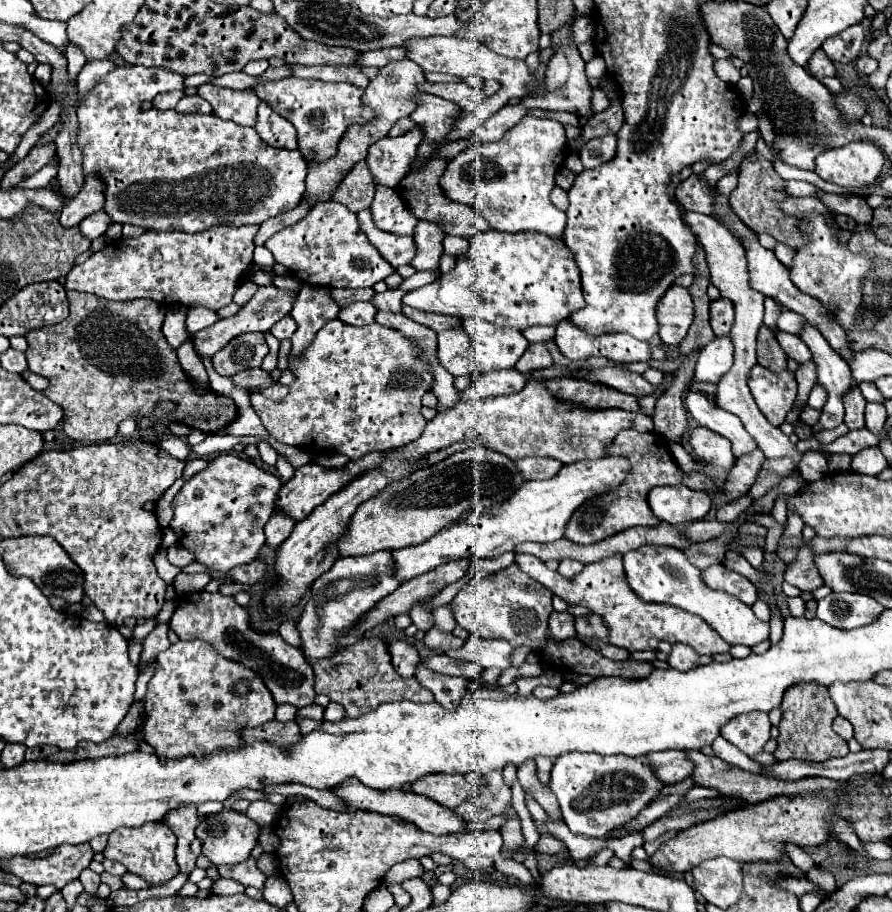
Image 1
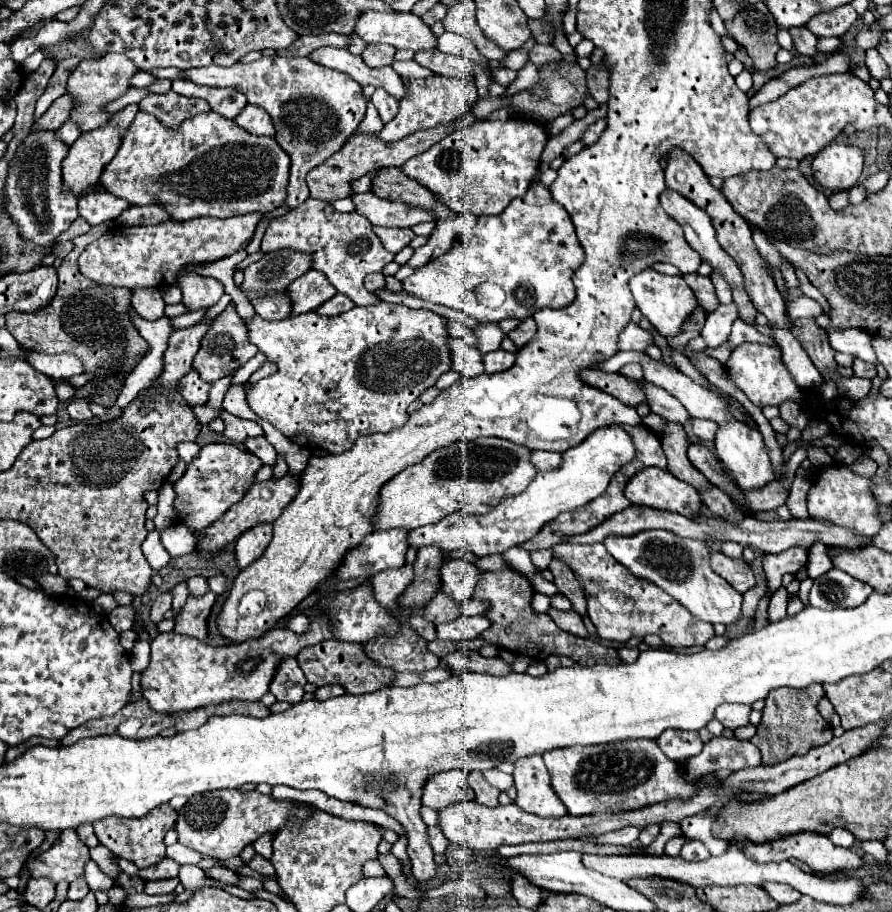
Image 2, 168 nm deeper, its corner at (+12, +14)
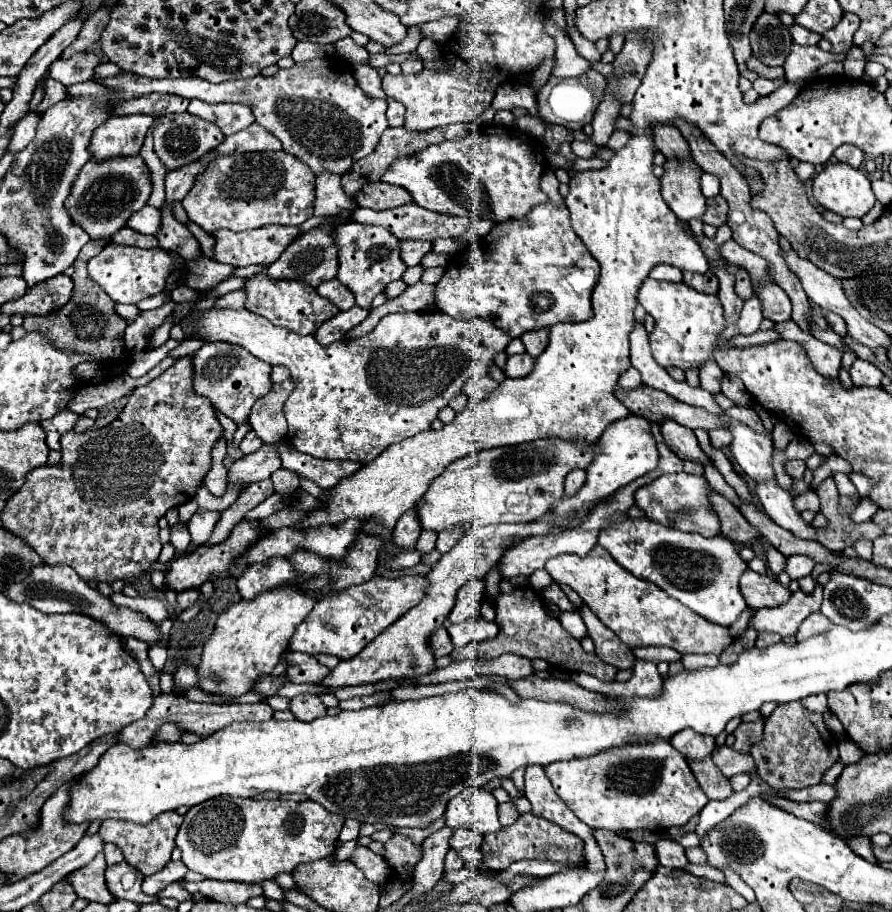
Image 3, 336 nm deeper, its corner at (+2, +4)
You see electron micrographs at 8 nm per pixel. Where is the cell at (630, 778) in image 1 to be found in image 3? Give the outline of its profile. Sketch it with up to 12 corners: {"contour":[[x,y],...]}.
{"contour":[[658,739],[544,767],[592,829],[686,825],[708,803]]}

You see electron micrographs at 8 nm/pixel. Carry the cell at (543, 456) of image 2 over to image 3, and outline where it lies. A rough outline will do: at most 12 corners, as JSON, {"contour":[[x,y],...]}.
{"contour":[[572,469],[566,475],[564,491],[574,495],[586,479],[584,469]]}

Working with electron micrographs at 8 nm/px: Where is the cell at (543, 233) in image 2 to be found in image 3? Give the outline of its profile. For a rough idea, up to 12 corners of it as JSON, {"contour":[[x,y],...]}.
{"contour":[[548,201],[450,259],[436,307],[510,337],[592,317],[598,263]]}

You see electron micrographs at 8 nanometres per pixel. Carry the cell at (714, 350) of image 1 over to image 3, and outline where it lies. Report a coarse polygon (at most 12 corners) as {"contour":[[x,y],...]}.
{"contour":[[748,299],[736,321],[738,335],[752,335],[762,323],[760,299]]}

